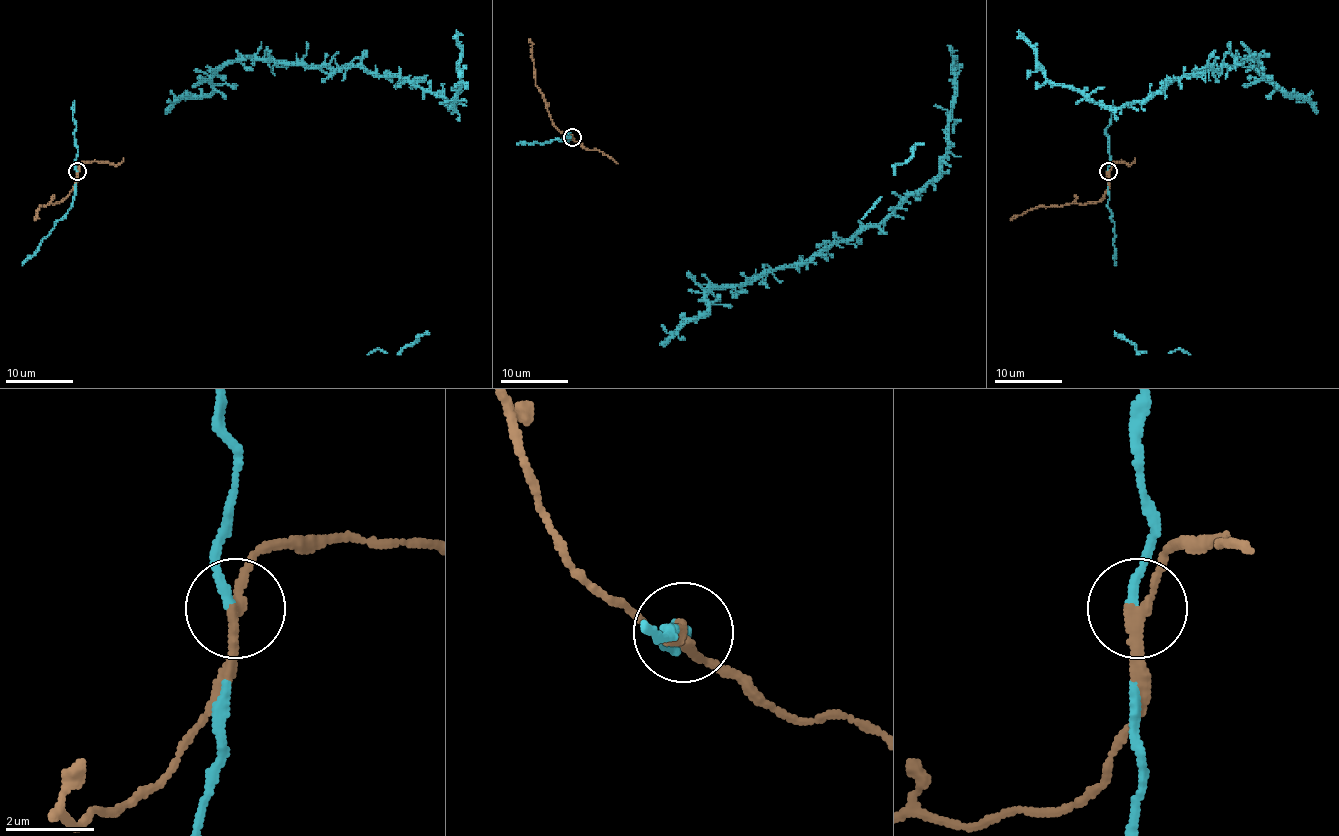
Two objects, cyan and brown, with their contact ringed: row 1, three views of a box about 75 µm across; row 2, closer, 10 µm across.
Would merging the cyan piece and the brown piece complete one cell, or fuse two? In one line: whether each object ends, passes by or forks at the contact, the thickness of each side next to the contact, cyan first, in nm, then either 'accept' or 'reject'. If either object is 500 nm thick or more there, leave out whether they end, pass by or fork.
cyan ends there; brown passes by; 200 nm thick on the cyan side, 240 nm on the other; reject

